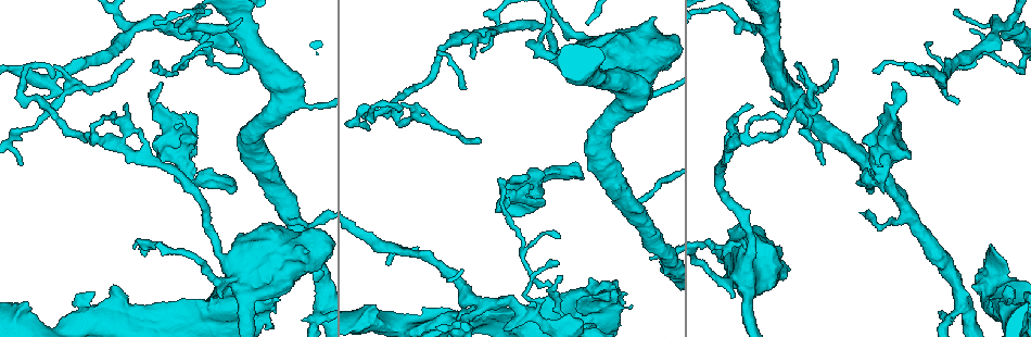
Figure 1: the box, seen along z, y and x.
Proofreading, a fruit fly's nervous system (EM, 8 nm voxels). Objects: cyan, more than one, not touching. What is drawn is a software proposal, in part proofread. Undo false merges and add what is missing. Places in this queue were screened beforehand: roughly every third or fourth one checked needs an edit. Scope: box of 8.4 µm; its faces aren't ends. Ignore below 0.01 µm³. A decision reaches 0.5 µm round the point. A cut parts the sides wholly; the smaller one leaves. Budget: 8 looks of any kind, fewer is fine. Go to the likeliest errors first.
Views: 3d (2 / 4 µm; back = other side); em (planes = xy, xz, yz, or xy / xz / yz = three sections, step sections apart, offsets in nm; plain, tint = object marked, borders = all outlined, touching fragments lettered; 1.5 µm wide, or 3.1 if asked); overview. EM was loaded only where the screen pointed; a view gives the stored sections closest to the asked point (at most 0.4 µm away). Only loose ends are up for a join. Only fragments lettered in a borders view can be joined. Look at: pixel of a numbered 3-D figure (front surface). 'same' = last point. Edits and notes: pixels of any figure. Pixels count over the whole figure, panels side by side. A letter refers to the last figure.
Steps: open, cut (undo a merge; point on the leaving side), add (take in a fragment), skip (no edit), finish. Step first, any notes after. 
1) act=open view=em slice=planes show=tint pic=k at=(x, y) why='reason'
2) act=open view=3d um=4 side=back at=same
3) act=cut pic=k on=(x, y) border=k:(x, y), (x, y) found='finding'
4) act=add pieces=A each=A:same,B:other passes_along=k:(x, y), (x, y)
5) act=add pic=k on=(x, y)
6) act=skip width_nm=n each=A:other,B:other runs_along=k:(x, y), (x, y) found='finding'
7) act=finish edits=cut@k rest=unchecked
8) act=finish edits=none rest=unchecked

act=open view=3d um=2 side=back pic=1 at=(1004, 260) why='branch stops here'

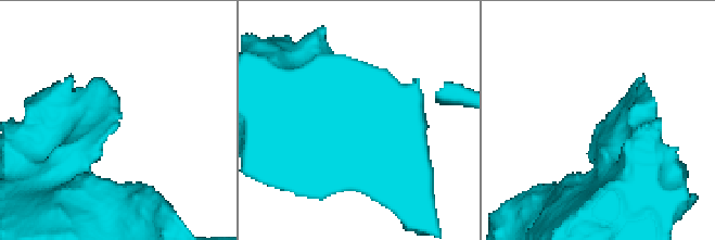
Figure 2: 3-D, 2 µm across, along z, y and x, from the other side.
act=open view=em slice=planes show=plain pic=2 at=(594, 130)

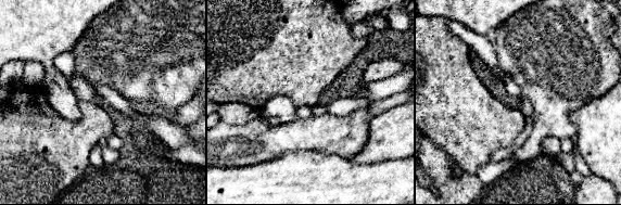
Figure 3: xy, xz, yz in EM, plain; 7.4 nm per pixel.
act=open view=em slice=planes show=borders at=same

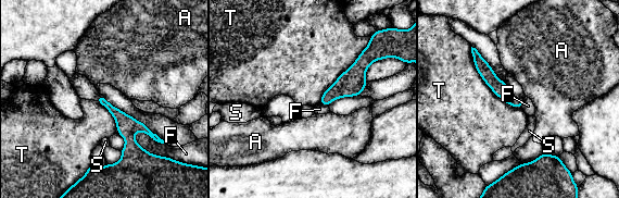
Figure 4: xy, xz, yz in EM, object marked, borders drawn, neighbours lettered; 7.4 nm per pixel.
act=skip each=A:other,F:other,S:other,T:other border=4:(133, 136), (144, 132), (164, 144) found='no lettered fragment goes on from it'

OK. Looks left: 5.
act=open view=em slice=xz step=8 show=borders pic=1 at=(881, 177) why='thick turns thin'

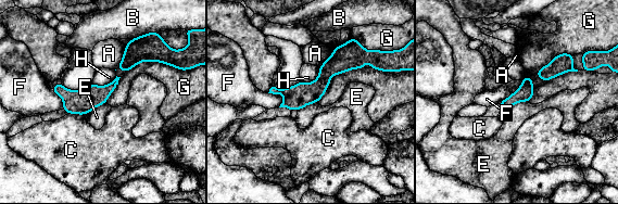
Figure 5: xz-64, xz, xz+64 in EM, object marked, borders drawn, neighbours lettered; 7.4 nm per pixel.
act=skip width_nm=180 each=A:other,B:other,C:other,E:other,F:other,G:other,H:other runs_along=5:(339, 62), (310, 91), (273, 90) found='continuous, no second cell'

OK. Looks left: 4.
act=open view=em slice=xy step=8 show=borders pic=1 at=(743, 18) why='free end'

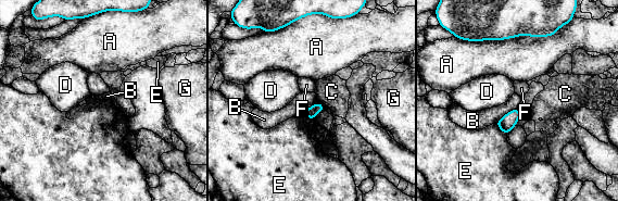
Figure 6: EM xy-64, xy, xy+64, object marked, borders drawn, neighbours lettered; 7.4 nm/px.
act=skip each=A:other,B:other,C:other,D:other,E:other,F:other,G:other border=6:(517, 107), (507, 111), (494, 123) found='no lettered fragment goes on from it'

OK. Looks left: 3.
act=finish edits=none rest=unchecked

